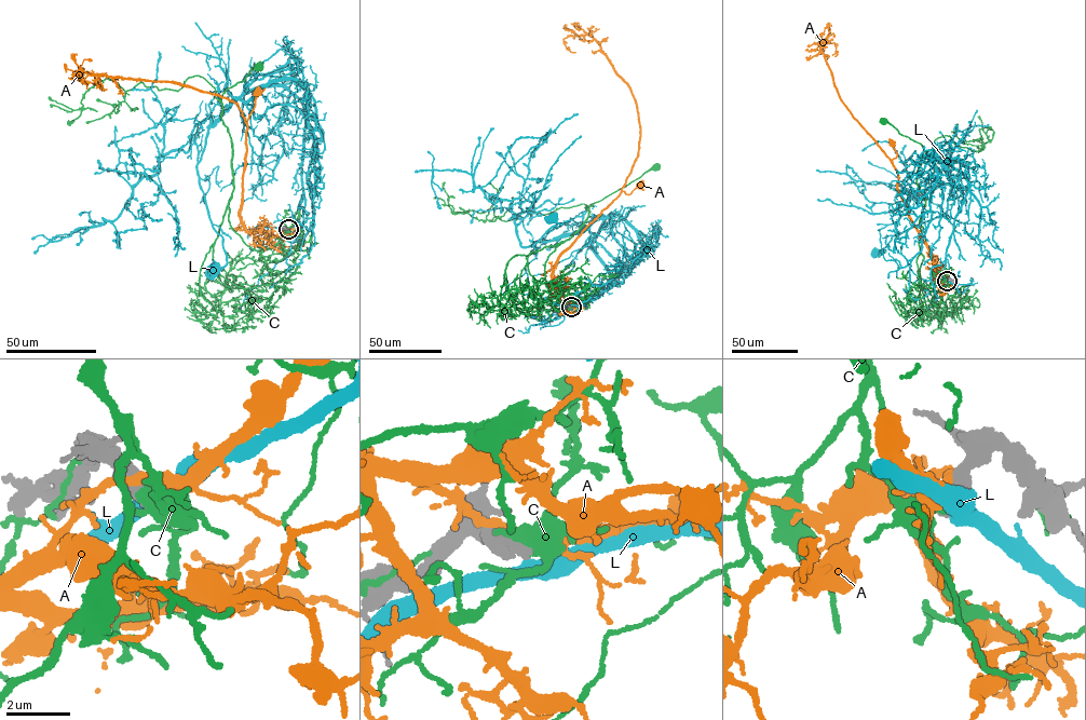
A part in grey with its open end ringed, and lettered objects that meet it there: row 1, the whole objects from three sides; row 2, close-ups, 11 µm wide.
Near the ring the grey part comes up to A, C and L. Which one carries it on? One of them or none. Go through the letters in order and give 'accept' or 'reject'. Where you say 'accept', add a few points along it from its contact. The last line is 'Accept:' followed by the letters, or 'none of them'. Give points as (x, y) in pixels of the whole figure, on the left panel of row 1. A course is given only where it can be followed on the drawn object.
A: reject
C: reject
L: reject
Accept: none of them

